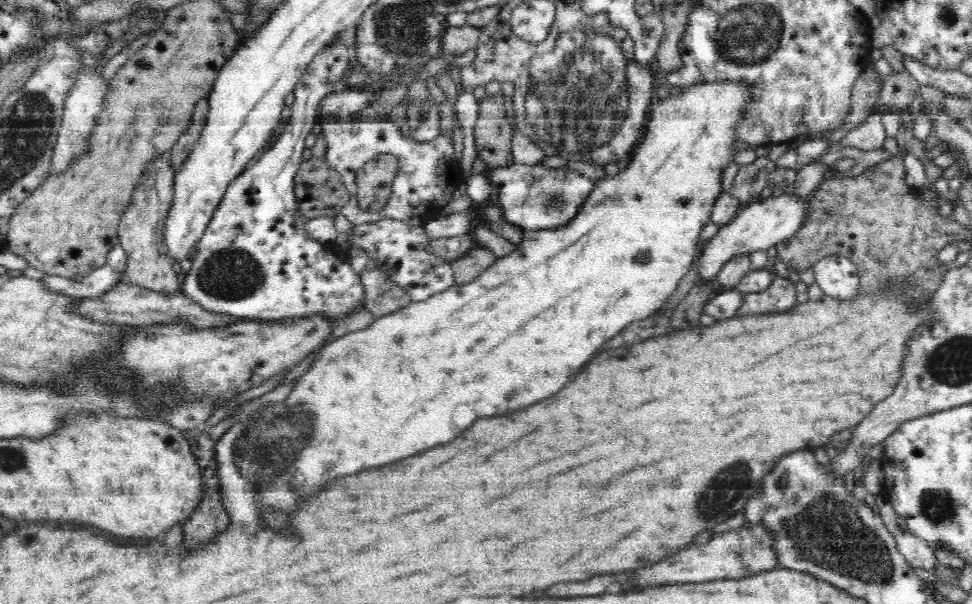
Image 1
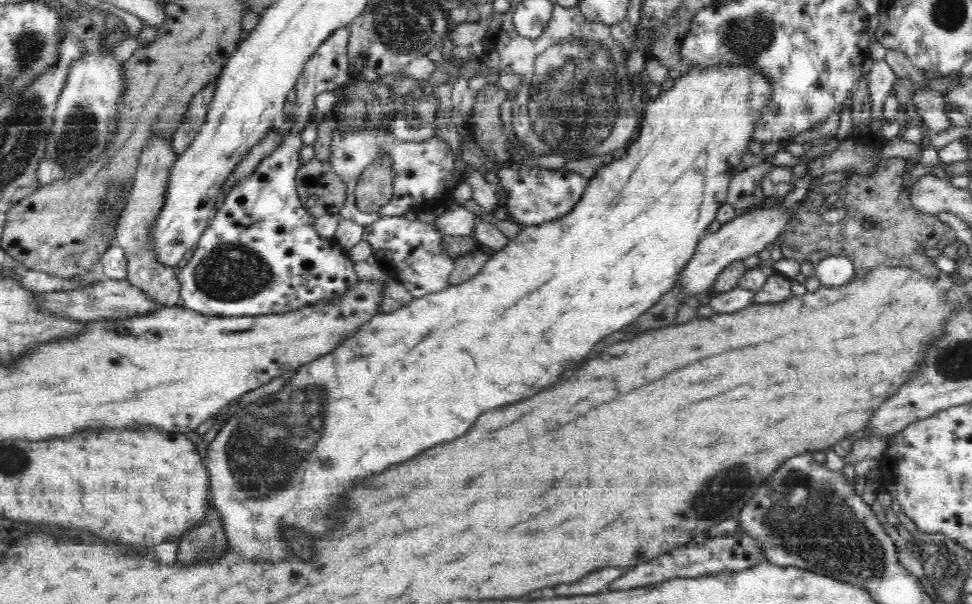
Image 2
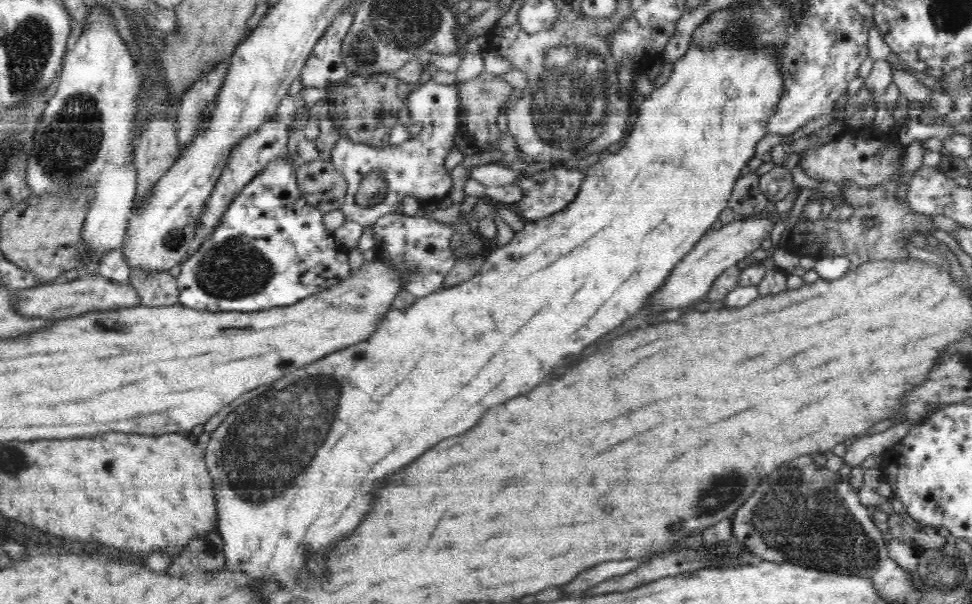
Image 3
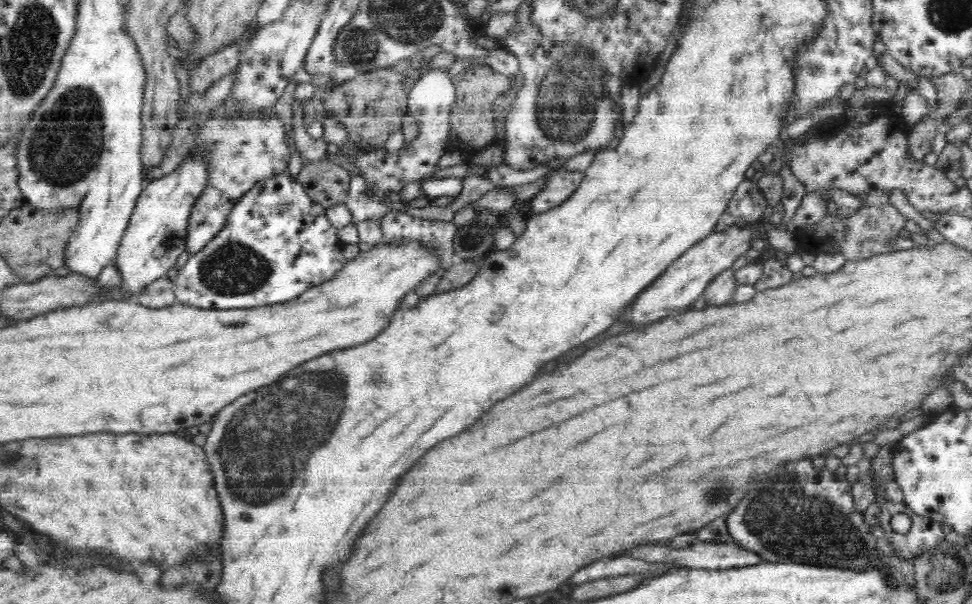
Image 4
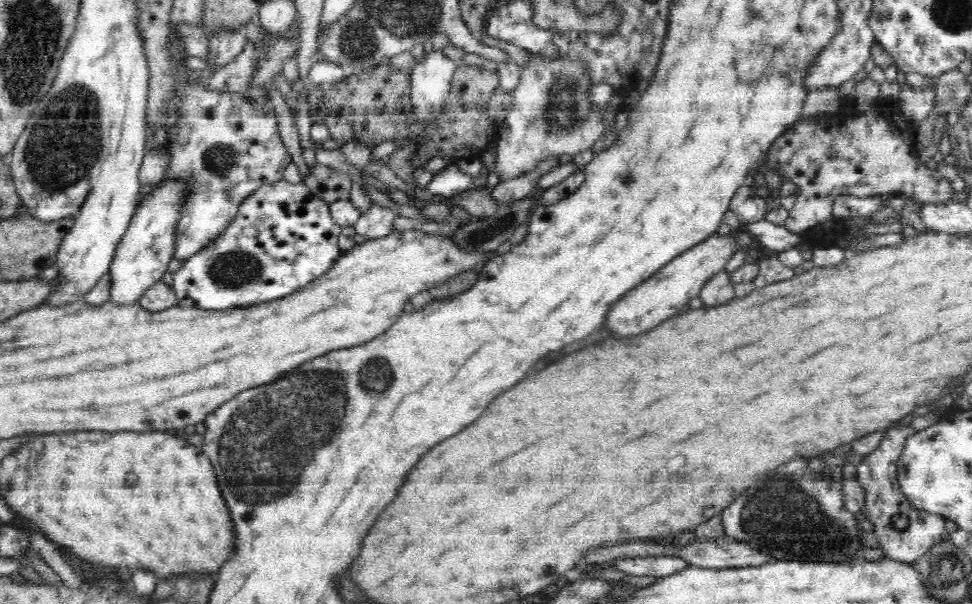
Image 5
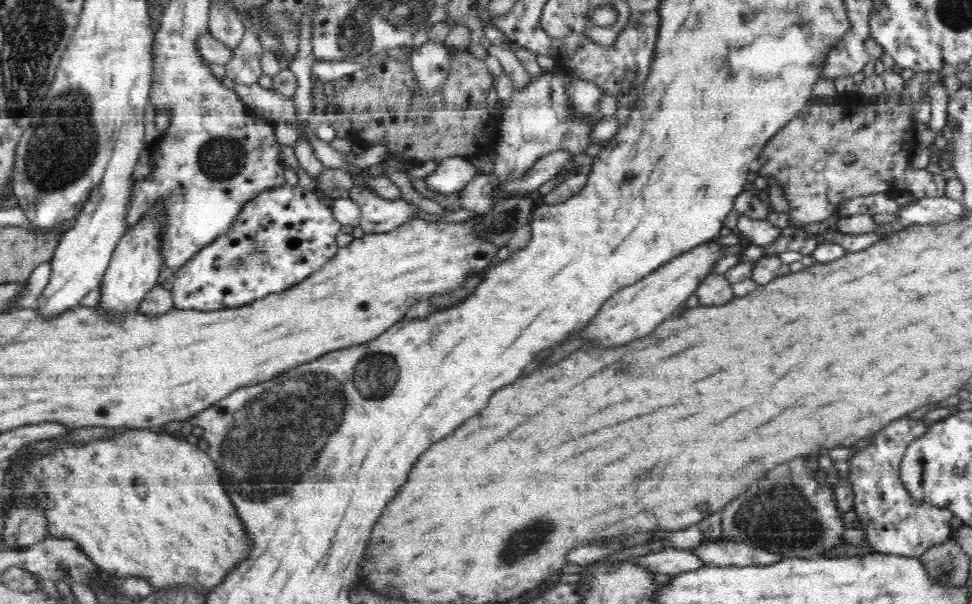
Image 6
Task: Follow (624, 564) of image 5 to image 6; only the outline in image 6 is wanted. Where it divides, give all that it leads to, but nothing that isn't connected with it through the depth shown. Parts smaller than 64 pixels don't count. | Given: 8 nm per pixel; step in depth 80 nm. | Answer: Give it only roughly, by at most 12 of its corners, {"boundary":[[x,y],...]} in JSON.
{"boundary":[[664,548],[636,558],[653,574],[703,568],[690,549]]}

